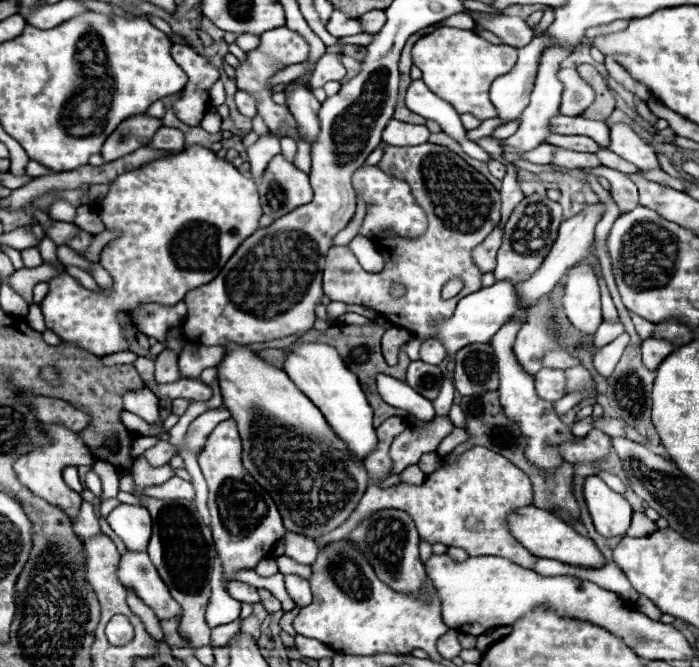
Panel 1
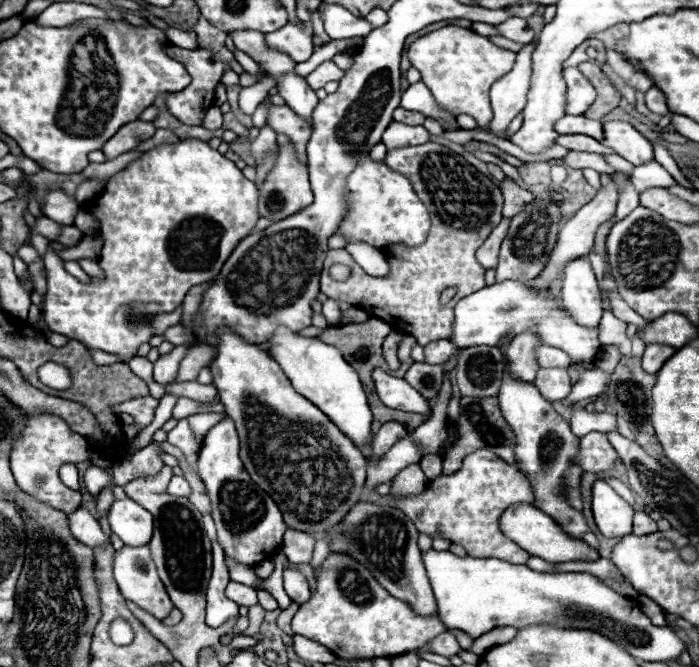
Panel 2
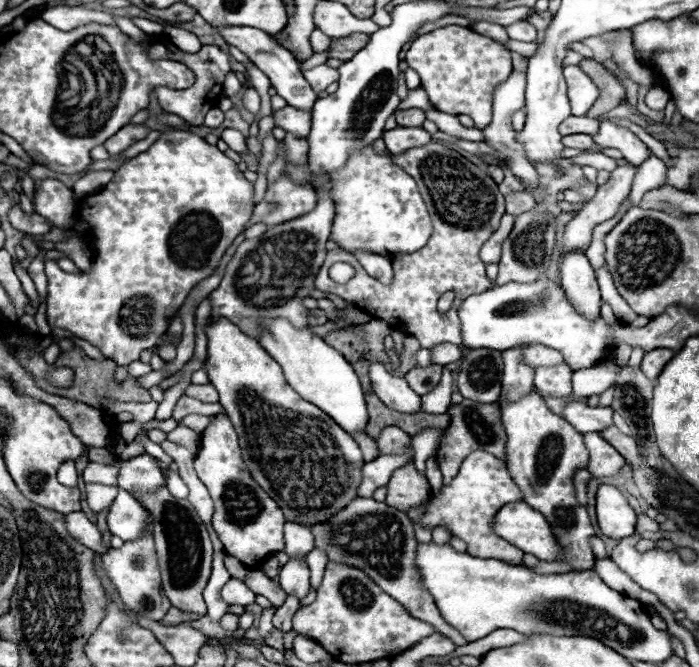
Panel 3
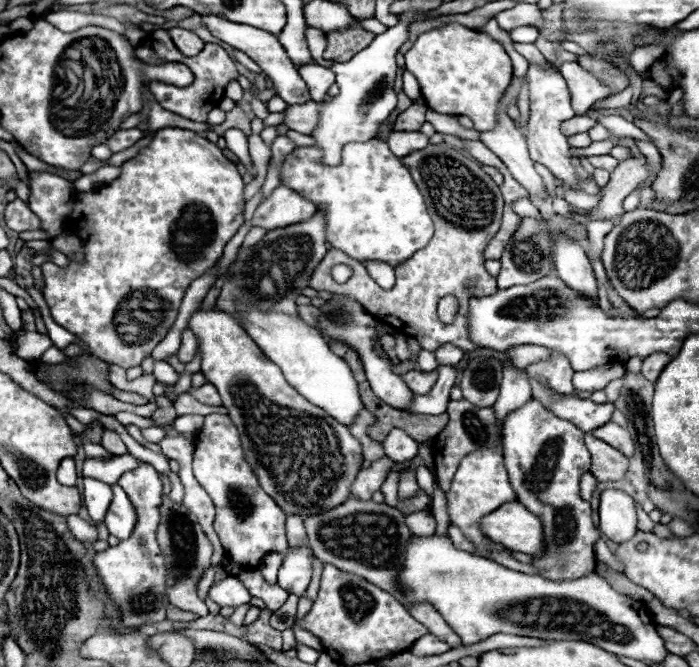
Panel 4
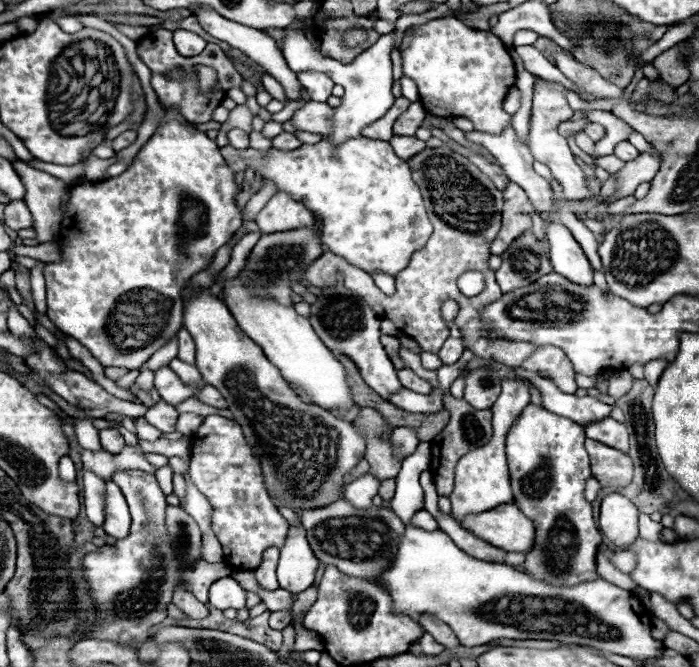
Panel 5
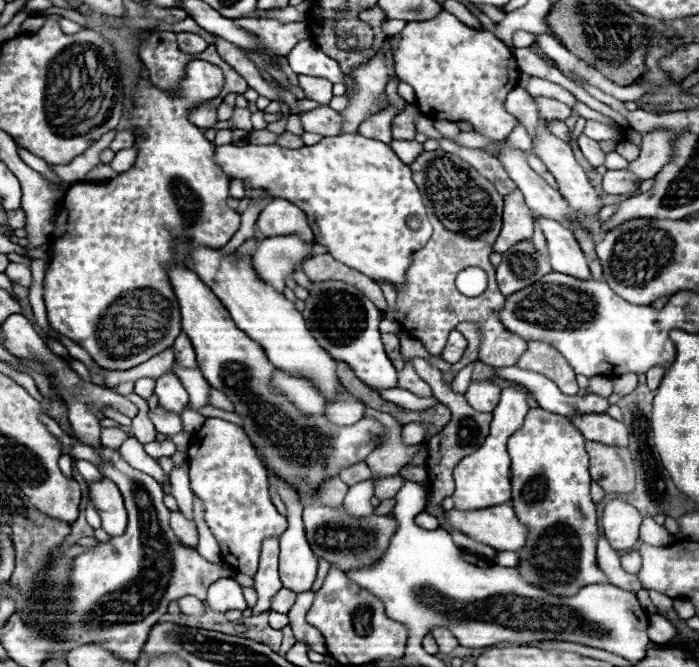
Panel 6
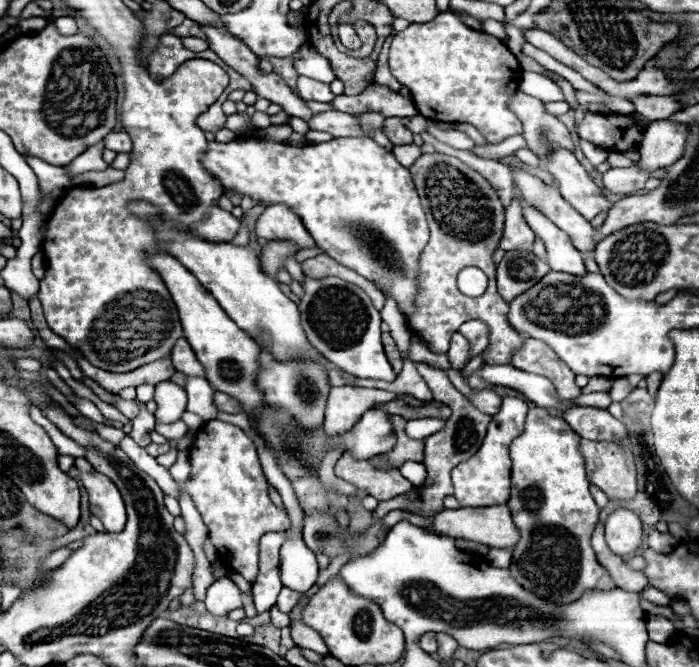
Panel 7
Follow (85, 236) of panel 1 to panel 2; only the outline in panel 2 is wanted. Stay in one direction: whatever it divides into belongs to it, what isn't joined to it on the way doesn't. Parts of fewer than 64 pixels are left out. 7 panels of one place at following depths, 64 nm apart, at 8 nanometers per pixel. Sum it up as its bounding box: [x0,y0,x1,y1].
[58,226,84,246]

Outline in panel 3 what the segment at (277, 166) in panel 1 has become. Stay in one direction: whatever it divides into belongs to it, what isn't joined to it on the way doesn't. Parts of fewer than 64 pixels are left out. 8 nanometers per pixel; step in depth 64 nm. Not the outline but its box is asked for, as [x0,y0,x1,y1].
[250,134,316,224]

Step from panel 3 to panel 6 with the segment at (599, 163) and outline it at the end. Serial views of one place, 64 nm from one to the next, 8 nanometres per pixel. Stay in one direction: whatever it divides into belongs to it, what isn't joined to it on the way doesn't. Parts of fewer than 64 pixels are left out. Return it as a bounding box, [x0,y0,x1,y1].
[604,152,628,168]

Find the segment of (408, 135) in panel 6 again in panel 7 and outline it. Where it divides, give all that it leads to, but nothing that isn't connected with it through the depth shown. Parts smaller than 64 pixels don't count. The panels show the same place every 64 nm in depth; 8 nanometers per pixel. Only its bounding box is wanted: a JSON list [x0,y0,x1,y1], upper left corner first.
[382,118,412,146]

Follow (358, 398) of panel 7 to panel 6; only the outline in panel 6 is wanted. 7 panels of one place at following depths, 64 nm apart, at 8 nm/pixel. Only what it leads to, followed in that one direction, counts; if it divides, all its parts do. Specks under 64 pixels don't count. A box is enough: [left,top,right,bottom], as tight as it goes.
[326,388,438,426]

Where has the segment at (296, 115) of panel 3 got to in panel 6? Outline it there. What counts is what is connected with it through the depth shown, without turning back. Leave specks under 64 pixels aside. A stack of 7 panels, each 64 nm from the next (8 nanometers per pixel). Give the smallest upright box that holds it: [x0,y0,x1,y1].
[300,106,342,136]

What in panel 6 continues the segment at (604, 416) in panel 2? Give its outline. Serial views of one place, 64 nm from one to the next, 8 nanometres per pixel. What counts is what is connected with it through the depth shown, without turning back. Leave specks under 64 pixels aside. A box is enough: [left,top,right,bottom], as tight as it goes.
[496,366,608,416]

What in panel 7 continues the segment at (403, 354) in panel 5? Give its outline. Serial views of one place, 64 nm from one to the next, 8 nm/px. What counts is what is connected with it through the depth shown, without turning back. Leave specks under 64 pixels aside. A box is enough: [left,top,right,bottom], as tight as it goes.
[372,364,492,518]

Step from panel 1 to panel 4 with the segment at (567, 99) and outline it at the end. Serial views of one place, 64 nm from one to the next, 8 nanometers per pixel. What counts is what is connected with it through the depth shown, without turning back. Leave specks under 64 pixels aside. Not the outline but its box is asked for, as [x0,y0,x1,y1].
[560,62,612,114]

